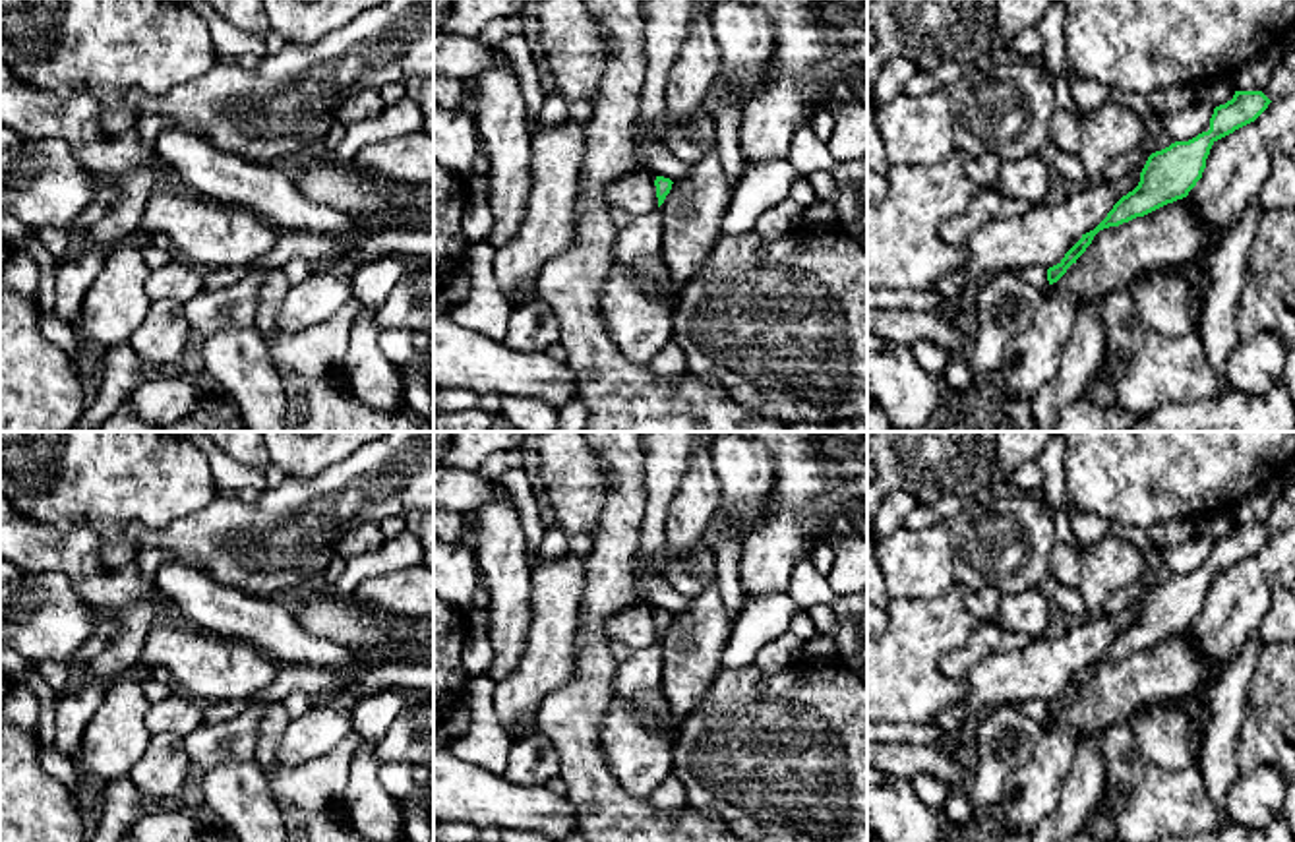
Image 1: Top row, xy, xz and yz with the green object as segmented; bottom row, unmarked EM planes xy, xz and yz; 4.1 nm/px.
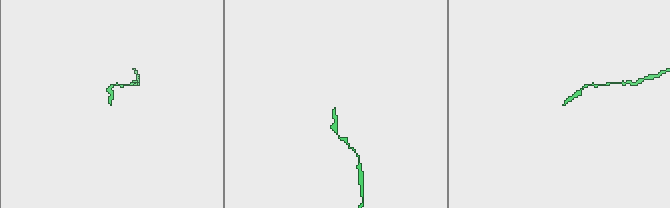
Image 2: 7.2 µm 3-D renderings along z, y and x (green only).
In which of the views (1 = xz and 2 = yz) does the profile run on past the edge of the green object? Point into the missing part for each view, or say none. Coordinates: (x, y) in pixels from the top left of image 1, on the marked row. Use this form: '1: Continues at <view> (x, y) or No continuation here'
1: No continuation here
2: No continuation here

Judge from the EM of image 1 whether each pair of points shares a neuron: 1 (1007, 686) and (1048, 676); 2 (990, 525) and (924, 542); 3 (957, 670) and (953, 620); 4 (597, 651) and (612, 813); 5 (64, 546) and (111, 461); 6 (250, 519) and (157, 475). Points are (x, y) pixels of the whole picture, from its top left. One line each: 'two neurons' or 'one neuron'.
1: one neuron
2: two neurons
3: two neurons
4: one neuron
5: two neurons
6: two neurons

